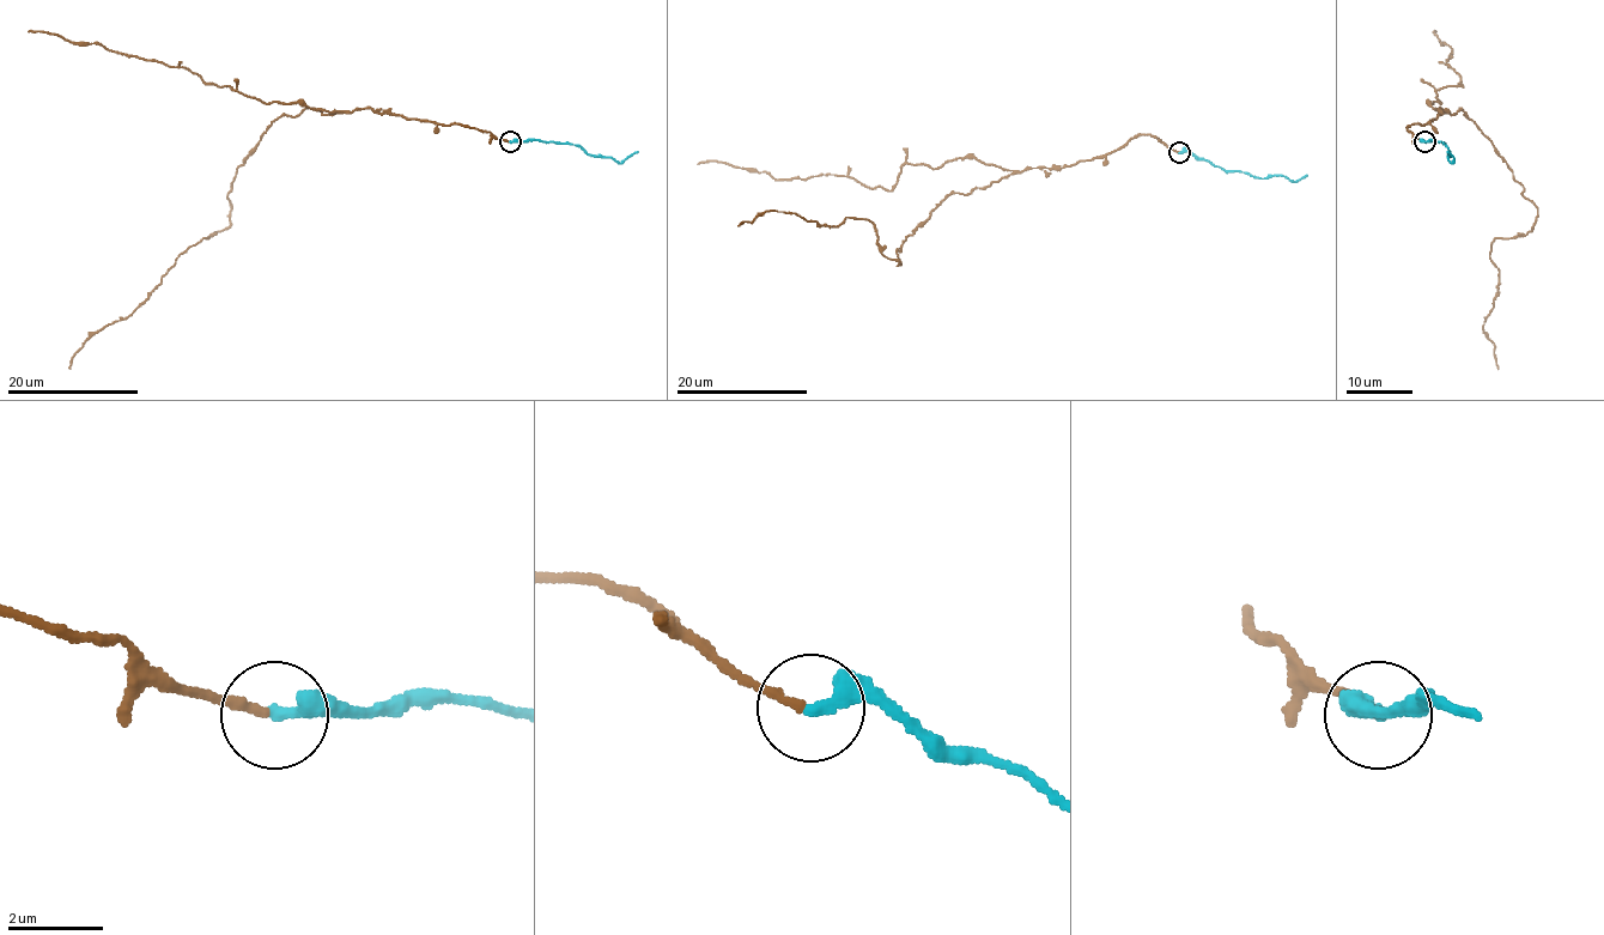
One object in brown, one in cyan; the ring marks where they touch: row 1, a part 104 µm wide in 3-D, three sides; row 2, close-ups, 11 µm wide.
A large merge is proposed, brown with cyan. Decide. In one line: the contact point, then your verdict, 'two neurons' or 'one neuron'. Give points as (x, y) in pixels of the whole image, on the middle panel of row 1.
place (1179, 152); one neuron

